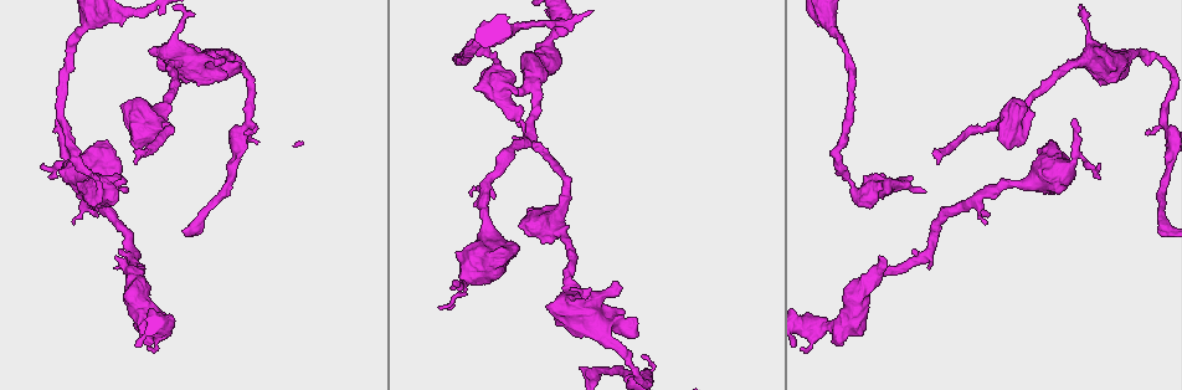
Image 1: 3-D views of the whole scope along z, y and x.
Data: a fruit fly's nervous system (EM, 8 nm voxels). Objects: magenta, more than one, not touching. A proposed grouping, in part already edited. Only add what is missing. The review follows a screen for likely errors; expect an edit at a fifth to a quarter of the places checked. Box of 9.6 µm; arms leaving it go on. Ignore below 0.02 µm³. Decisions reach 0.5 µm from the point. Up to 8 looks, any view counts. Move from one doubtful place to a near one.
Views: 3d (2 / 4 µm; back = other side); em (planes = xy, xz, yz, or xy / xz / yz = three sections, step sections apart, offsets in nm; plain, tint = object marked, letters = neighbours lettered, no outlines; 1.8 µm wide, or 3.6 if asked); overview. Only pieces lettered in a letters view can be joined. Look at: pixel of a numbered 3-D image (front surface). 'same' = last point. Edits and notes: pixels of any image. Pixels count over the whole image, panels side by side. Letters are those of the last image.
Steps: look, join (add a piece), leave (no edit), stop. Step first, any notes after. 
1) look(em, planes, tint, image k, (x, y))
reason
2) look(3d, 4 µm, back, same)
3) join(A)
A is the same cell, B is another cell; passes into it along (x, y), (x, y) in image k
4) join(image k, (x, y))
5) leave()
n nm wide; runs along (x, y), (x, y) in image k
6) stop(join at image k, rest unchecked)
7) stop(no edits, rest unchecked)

look(em, 3.6 µm, planes, letters, image 1, (224, 61))
free end

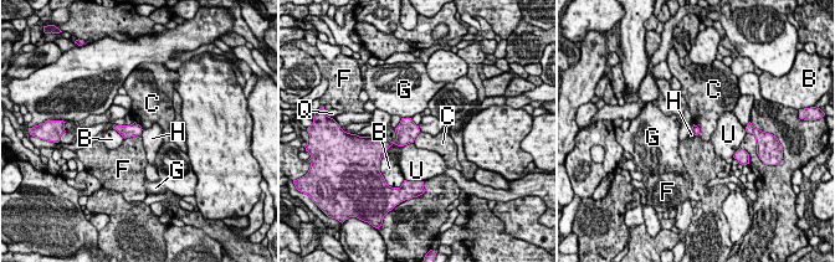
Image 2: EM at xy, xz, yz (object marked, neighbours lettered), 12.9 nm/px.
leave()
B, C, F, G, H, Q and U are other cells; border along (143, 129), (139, 134) in image 2; no lettered piece goes on from it

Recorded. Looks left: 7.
look(3d, 4 µm, image 1, (246, 134))
thin end

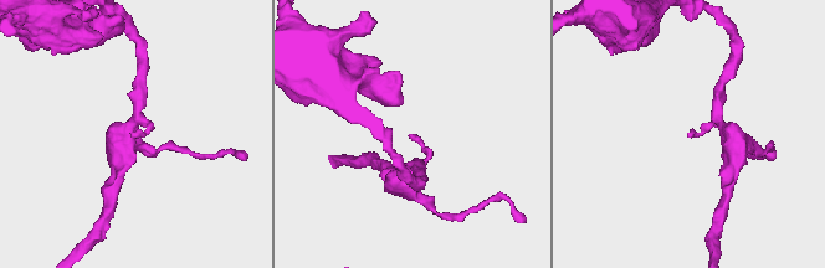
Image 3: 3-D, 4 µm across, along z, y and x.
look(em, yz, step 8, letters, image 3, (132, 136))
arms of 190, 320 nm

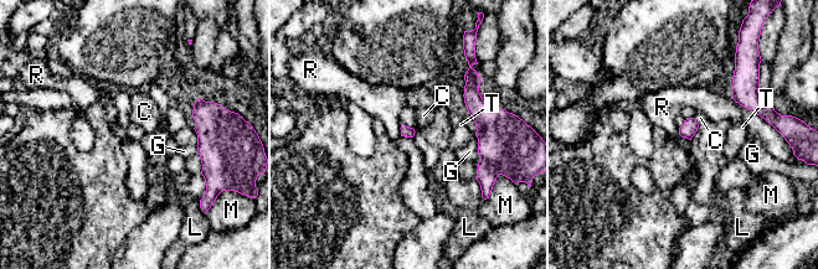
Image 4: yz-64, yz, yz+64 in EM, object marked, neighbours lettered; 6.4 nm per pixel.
look(em, planes, letters, same)
another direction

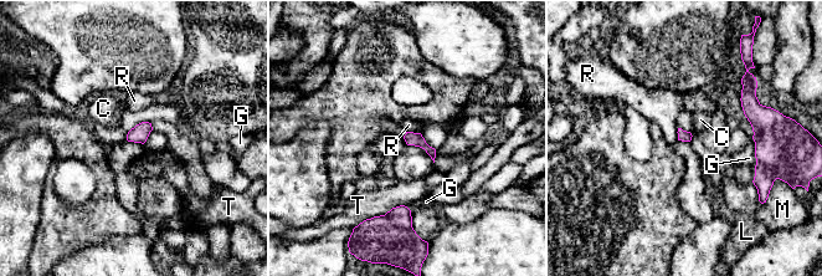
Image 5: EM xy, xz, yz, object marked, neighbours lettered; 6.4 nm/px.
leave()
T touches over 260 nm; C, G, L, M, R and T are other cells; border along (406, 131), (420, 133) in image 5; no lettered piece goes on from it

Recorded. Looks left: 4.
look(3d, 2 µm, image 1, (116, 256))
free end

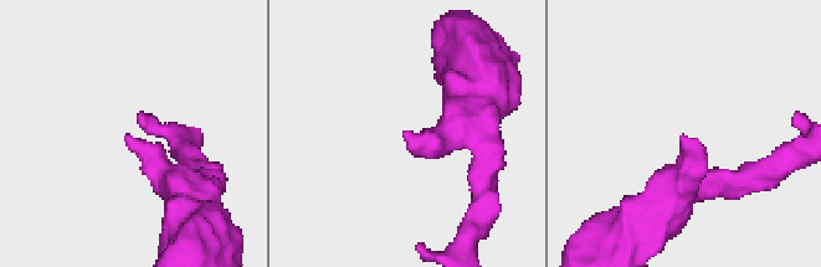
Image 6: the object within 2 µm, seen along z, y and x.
look(em, xy, step 16, tint, image 6, (127, 133))

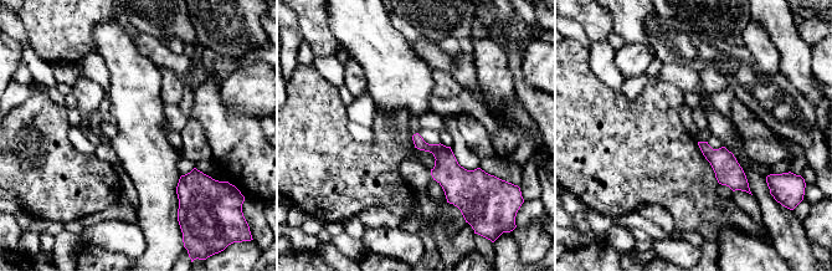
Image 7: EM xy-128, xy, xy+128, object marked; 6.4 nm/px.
look(em, xy, step 16, letters, same)
see the neighbours

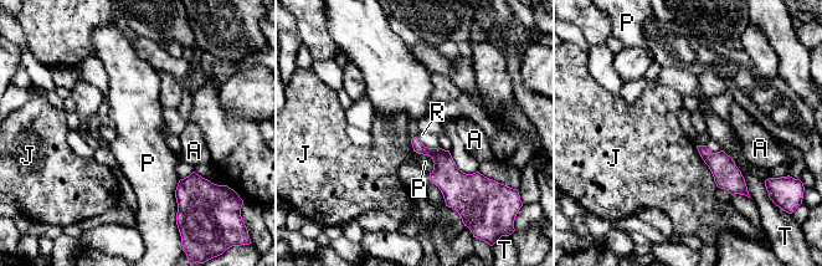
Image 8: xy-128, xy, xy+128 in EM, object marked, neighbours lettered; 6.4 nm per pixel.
leave()
T touches over 380 nm; A, J, P, R and T are other cells; border along (414, 151), (431, 158), (431, 173) in image 8; no lettered piece goes on from it

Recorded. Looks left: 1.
stop(no edits, rest unchecked)

